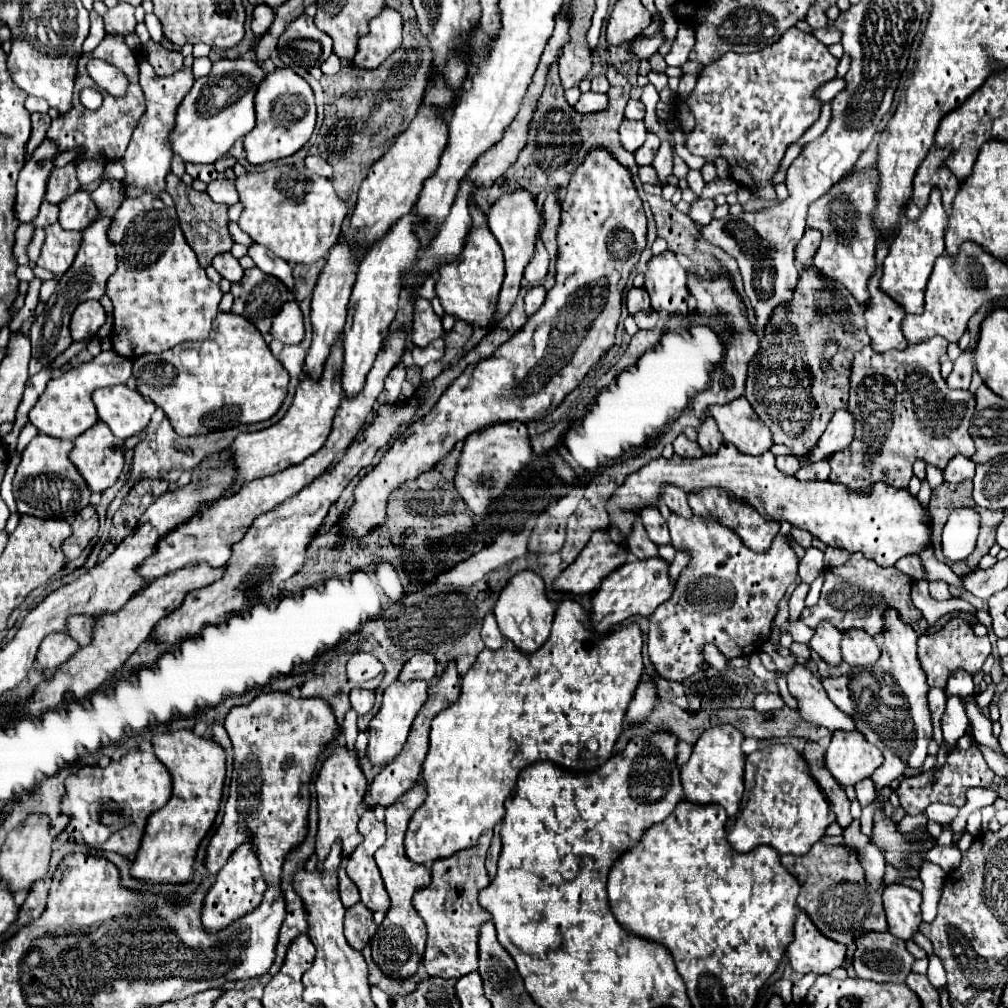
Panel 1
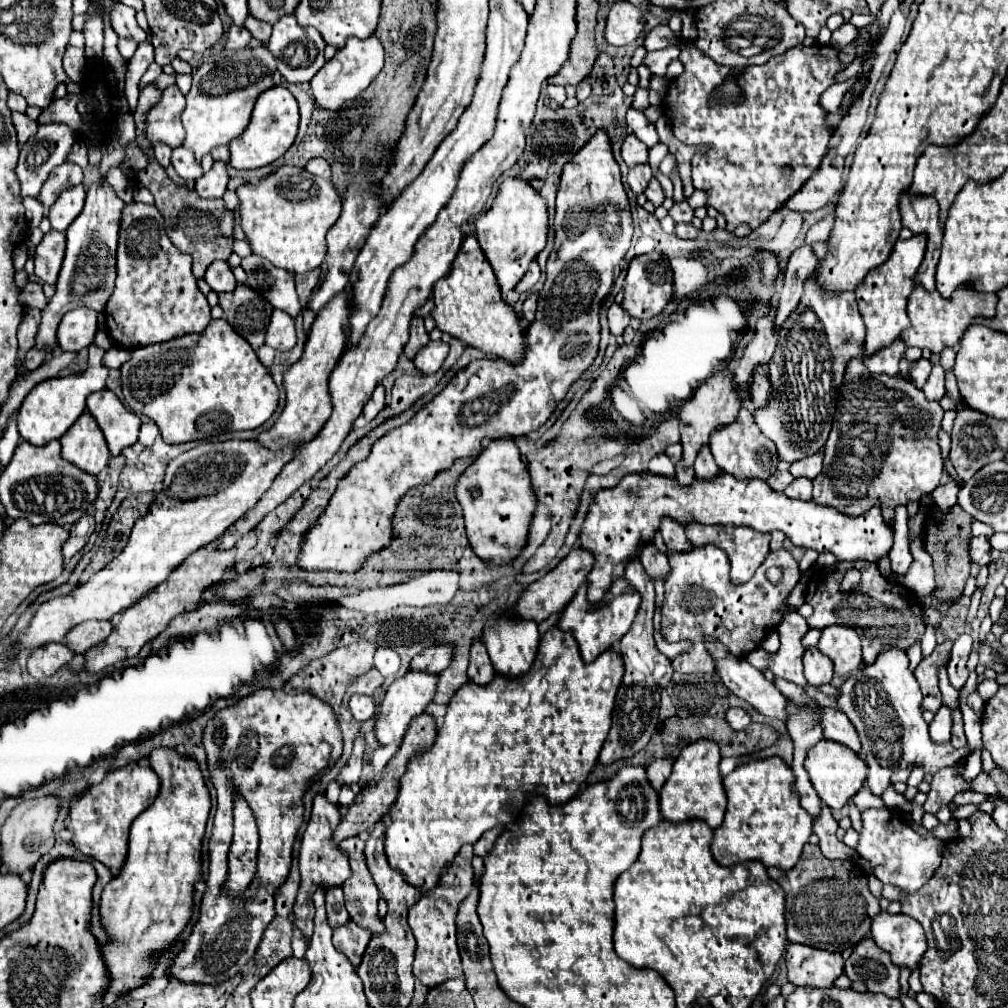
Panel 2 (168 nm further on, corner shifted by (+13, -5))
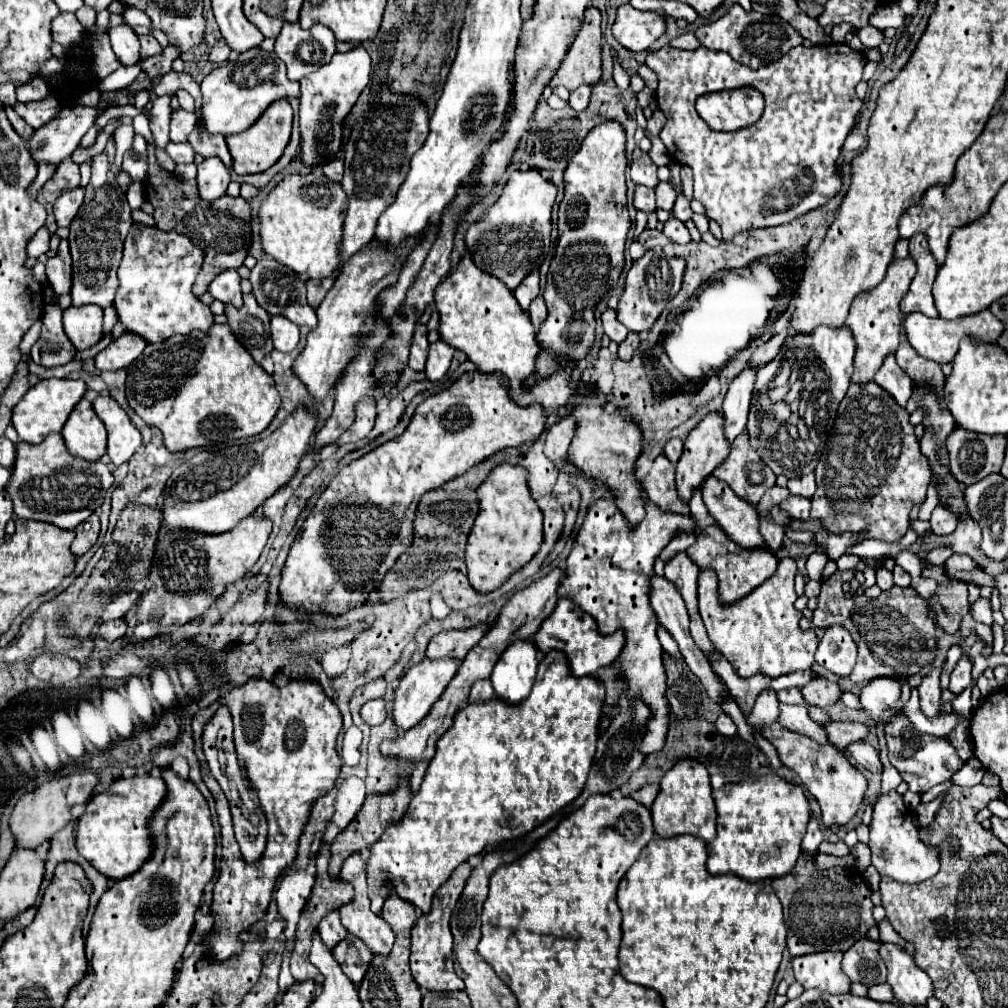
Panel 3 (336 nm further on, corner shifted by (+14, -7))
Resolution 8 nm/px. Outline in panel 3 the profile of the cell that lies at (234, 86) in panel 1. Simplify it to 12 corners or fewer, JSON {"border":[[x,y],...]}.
{"border":[[253,48],[201,82],[199,132],[247,130],[299,96],[275,52]]}

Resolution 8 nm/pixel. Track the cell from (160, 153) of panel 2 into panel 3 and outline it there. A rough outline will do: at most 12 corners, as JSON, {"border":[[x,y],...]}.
{"border":[[169,96],[151,98],[151,132],[157,148],[169,144]]}

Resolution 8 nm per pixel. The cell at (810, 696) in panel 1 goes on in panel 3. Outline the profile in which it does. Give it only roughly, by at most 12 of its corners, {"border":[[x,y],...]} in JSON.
{"border":[[865,740],[845,750],[857,764],[871,772],[881,770],[879,752]]}

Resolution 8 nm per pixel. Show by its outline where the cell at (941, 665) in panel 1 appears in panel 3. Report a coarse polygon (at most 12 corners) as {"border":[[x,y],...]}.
{"border":[[933,666],[919,684],[919,704],[925,716],[937,716],[941,704],[939,676]]}

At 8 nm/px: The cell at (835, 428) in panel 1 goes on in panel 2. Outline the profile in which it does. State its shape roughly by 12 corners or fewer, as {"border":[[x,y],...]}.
{"border":[[822,452],[790,466],[794,478],[814,480],[822,472]]}

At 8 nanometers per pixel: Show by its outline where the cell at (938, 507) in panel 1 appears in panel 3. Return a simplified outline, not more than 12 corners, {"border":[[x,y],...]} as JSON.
{"border":[[925,566],[937,580],[937,624],[955,634],[969,612],[967,584],[945,578],[943,566]]}

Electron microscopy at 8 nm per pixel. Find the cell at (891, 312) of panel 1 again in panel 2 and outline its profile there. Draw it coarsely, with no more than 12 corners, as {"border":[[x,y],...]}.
{"border":[[906,344],[890,348],[862,362],[872,374],[898,376],[898,362]]}

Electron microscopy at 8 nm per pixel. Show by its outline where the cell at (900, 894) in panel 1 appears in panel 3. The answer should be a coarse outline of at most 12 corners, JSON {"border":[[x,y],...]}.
{"border":[[881,942],[895,1000],[915,1006],[933,996],[931,978],[903,946]]}

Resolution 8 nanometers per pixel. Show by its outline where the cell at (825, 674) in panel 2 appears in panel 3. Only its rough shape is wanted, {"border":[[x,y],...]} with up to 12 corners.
{"border":[[821,676],[801,692],[809,704],[833,706],[841,688]]}

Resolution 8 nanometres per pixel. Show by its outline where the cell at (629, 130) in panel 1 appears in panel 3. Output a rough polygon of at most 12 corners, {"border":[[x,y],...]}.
{"border":[[635,148],[631,158],[631,180],[655,188],[657,166],[649,154]]}

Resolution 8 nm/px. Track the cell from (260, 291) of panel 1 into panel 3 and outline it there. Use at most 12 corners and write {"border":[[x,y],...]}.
{"border":[[253,294],[225,304],[227,326],[261,362],[273,350],[269,314]]}

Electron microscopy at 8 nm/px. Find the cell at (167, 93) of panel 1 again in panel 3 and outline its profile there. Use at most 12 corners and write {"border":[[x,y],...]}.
{"border":[[183,108],[171,112],[171,142],[187,142],[197,116]]}

